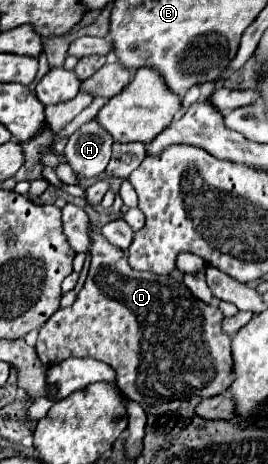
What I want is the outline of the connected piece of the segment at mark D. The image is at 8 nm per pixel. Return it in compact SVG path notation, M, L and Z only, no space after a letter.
M90 230L90 248L88 248L90 256L92 256L92 262L90 262L90 272L88 272L88 278L86 278L86 284L84 288L80 290L76 302L70 306L70 308L60 308L38 332L38 342L36 342L36 352L38 352L38 358L46 364L46 366L52 366L56 364L58 360L66 360L66 358L80 358L80 356L88 356L88 358L94 358L94 360L100 360L104 364L108 364L116 376L118 376L118 388L124 396L128 396L128 400L134 400L134 402L144 402L144 404L164 404L164 400L190 400L190 398L212 398L216 394L222 394L228 390L228 386L232 384L234 380L234 360L232 360L232 348L230 348L230 336L222 330L222 320L224 320L224 314L220 312L220 308L216 304L206 304L202 300L198 300L192 292L188 292L188 288L178 282L176 278L172 278L172 284L170 284L170 276L156 276L152 272L140 272L140 270L134 270L130 264L128 264L128 258L126 254L112 246L100 232L92 232Z

